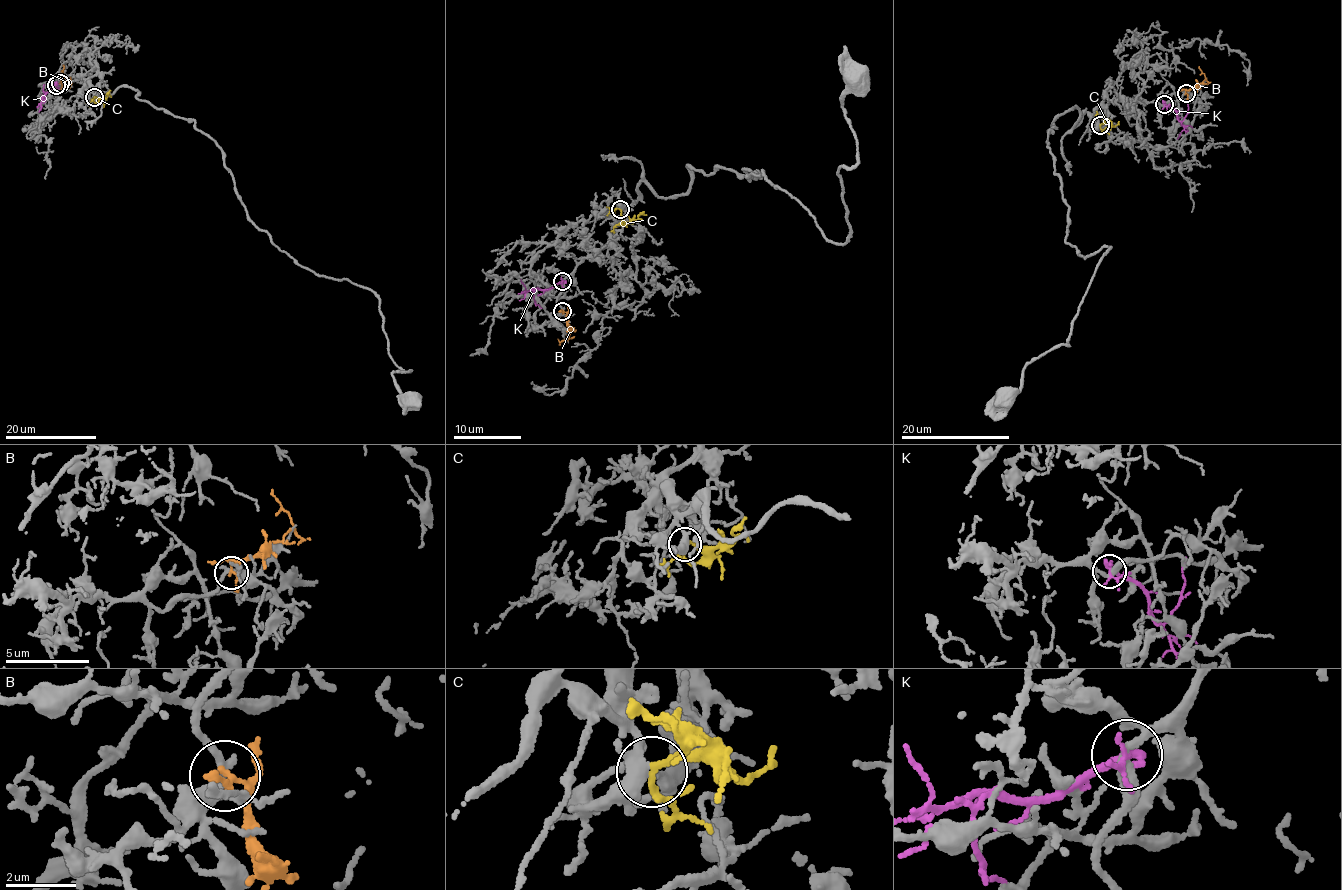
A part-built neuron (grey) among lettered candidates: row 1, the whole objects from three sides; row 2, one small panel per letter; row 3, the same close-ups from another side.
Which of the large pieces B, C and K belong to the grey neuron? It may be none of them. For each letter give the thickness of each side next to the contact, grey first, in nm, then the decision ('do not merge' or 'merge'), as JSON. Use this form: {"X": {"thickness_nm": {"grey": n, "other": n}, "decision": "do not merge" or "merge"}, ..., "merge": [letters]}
{"B": {"thickness_nm": {"grey": 280, "other": 120}, "decision": "do not merge"}, "C": {"thickness_nm": {"grey": 340, "other": 140}, "decision": "merge"}, "K": {"thickness_nm": {"grey": 240, "other": 200}, "decision": "do not merge"}, "merge": ["C"]}

